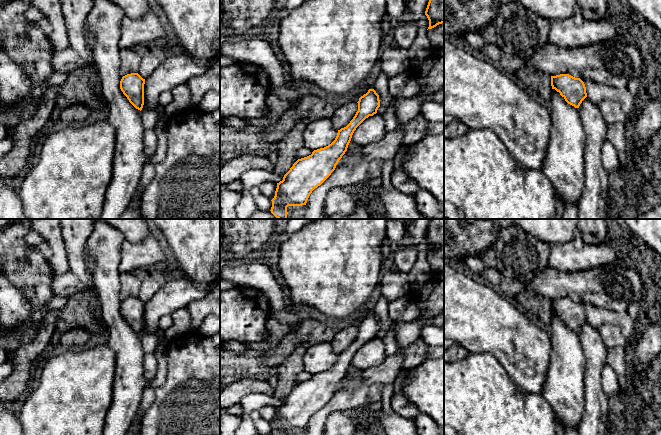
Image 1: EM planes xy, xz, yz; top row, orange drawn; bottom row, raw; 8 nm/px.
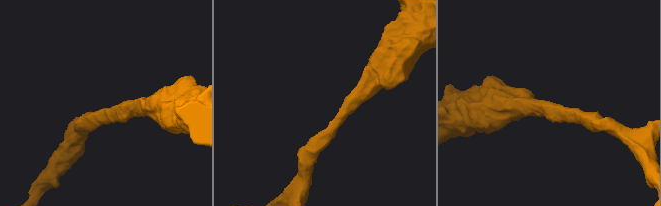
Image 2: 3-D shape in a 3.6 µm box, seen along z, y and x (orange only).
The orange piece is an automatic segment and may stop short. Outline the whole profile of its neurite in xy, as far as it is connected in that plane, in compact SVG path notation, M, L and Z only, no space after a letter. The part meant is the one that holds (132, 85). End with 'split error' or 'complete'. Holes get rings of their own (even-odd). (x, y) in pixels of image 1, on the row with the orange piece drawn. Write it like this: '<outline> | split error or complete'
M138 73L127 74L120 81L120 89L129 102L138 110L142 110L144 105L144 84Z | complete

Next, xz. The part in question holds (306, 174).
M369 89L357 103L358 111L346 127L338 130L335 140L324 148L314 150L311 155L298 159L283 180L277 183L270 210L277 219L287 219L288 206L306 205L312 191L331 175L347 151L356 128L377 113L379 95L374 89Z | complete

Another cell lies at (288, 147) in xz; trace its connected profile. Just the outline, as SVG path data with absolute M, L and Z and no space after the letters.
M308 121L298 122L279 142L275 173L285 175L298 160L297 152L304 147L304 130L307 124Z

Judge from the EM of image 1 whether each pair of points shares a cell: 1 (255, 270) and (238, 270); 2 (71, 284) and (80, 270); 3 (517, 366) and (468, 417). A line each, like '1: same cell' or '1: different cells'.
1: same cell
2: different cells
3: different cells

